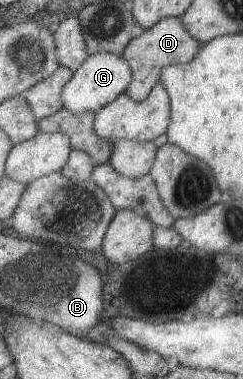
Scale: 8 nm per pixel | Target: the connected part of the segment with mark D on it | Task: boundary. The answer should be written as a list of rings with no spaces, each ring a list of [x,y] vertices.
[[[163,18],[154,28],[145,29],[142,36],[136,37],[128,44],[122,56],[128,60],[134,78],[126,94],[136,102],[146,100],[154,87],[160,82],[164,67],[192,62],[201,51],[202,44],[184,26],[183,18]]]

